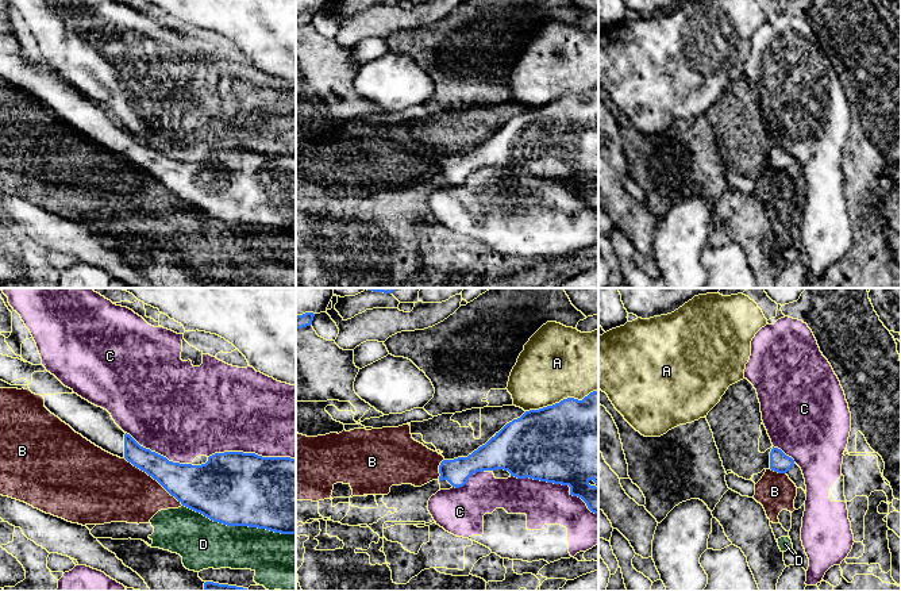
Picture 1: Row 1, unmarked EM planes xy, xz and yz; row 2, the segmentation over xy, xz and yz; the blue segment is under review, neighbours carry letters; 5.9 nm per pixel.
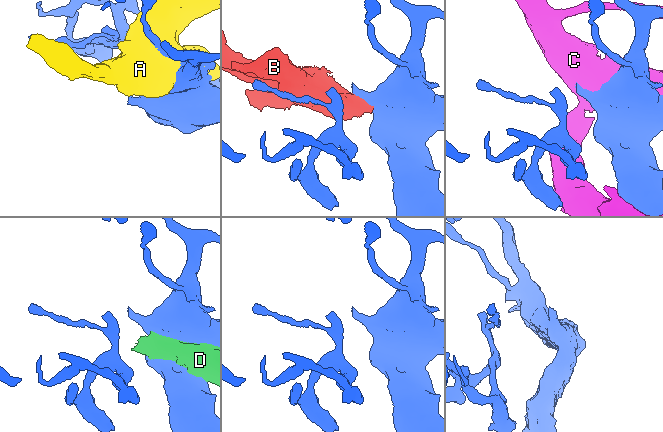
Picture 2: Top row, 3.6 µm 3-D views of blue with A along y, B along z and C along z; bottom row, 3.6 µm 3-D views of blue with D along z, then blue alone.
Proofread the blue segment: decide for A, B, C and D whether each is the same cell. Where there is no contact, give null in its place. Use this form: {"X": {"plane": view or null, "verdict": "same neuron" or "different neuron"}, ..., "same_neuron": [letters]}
{"A": {"plane": "xz", "verdict": "different neuron"}, "B": {"plane": "xy", "verdict": "different neuron"}, "C": {"plane": "xz", "verdict": "different neuron"}, "D": {"plane": "xy", "verdict": "different neuron"}, "same_neuron": []}

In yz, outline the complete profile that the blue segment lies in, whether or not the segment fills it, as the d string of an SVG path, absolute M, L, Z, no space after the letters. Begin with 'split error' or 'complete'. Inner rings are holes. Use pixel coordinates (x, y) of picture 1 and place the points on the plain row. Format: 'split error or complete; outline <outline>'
complete; outline M774 145L770 149L770 166L778 170L786 170L794 162L794 157L786 153L781 146Z

